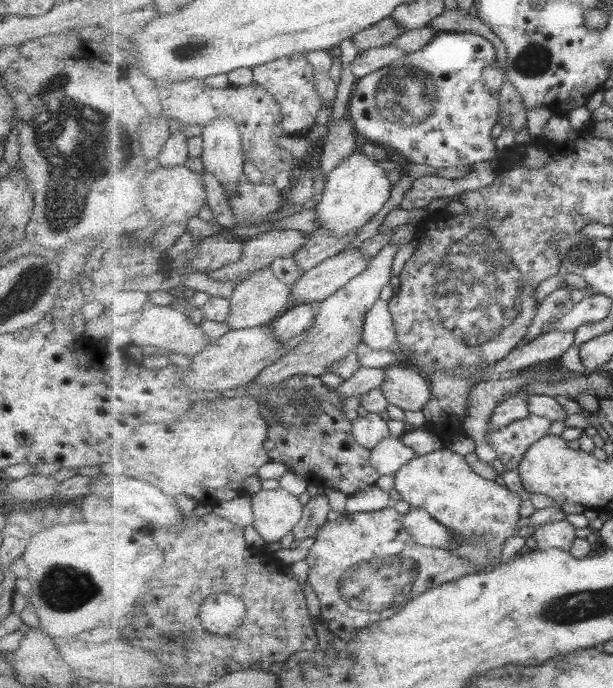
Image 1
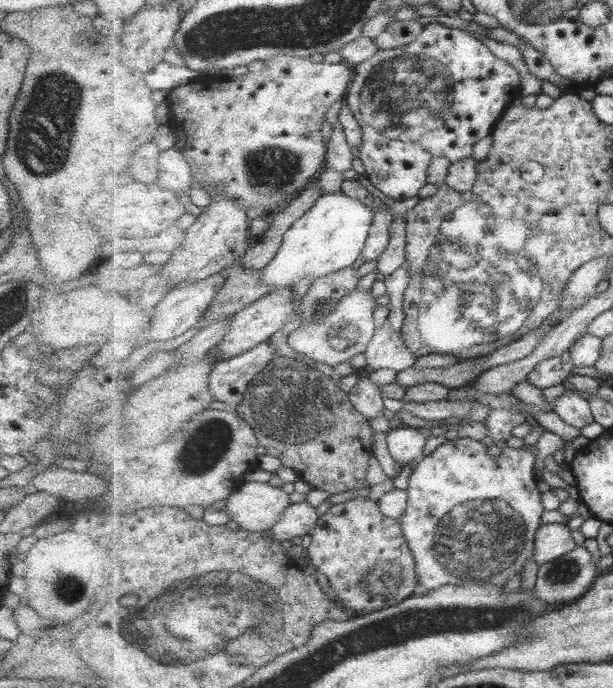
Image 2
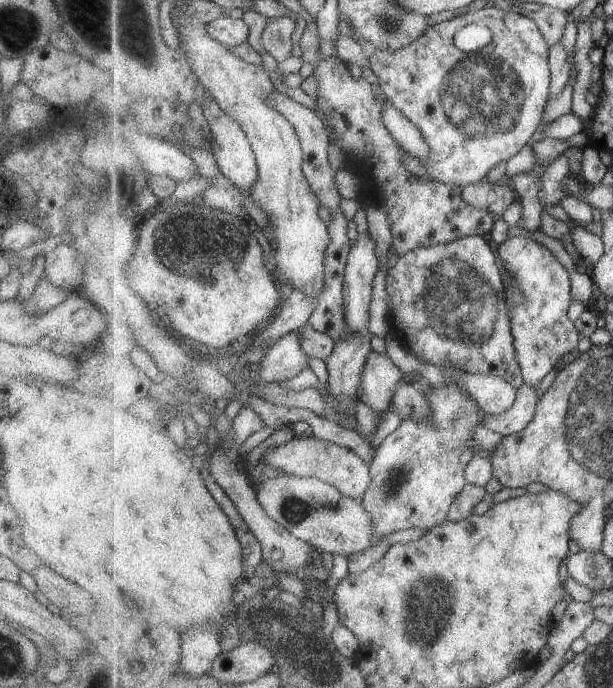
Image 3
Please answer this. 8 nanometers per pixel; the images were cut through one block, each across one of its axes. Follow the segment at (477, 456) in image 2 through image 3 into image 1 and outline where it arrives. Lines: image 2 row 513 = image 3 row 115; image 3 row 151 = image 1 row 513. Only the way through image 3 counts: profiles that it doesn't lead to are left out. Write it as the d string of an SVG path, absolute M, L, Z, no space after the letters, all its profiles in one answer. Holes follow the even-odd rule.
M447 446L427 455L419 455L401 467L394 476L394 489L411 507L429 511L435 520L447 526L455 534L455 545L449 549L471 560L475 566L489 566L495 558L501 556L503 544L516 535L517 524L521 520L521 506L524 503L519 493L511 492L505 485L501 486L495 480L481 476L467 463L465 456L453 452Z

